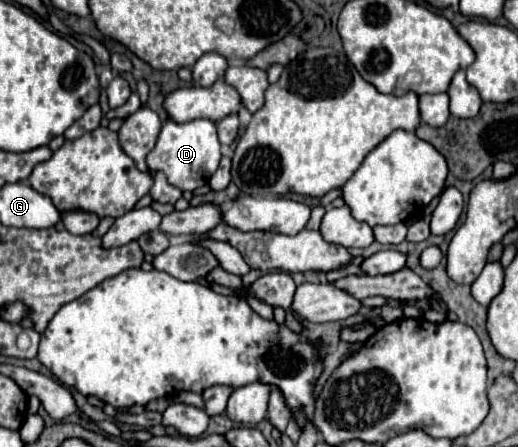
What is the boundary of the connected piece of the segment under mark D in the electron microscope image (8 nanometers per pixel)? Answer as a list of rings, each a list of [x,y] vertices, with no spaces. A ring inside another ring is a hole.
[[[172,119],[162,123],[158,143],[148,153],[146,163],[152,171],[162,171],[174,187],[180,191],[194,191],[208,183],[220,165],[220,141],[216,135],[216,123],[210,119],[194,119],[188,123],[176,123]]]

